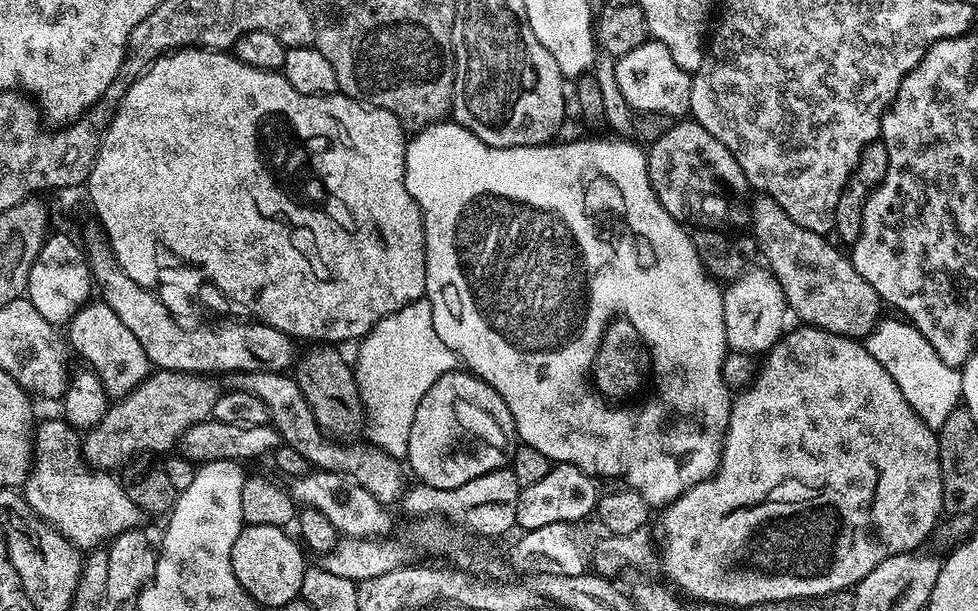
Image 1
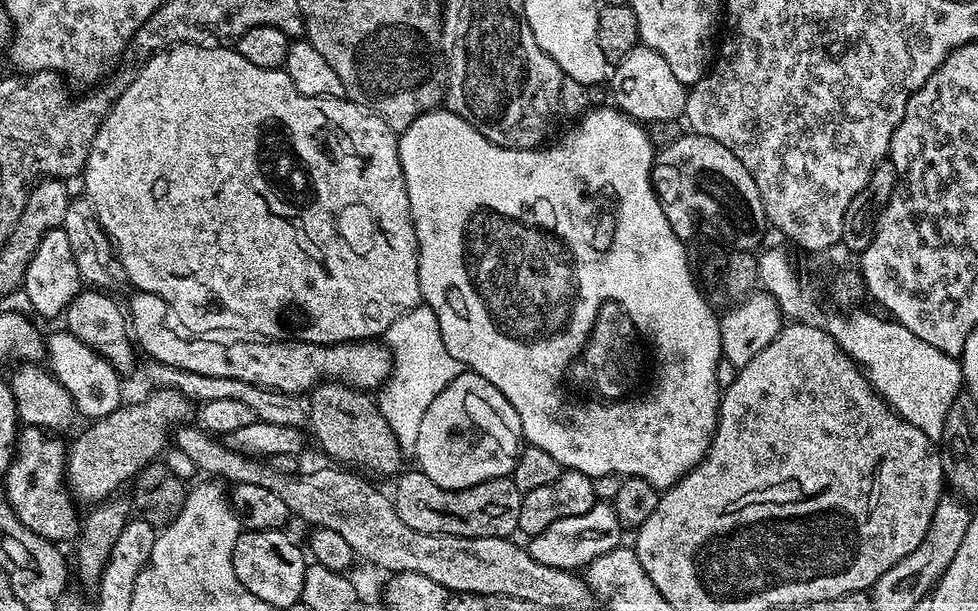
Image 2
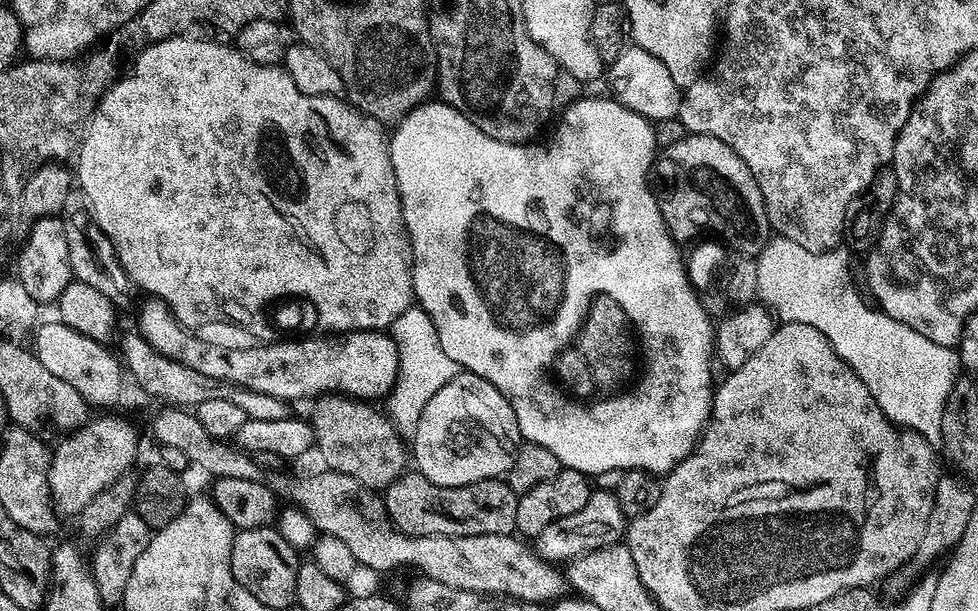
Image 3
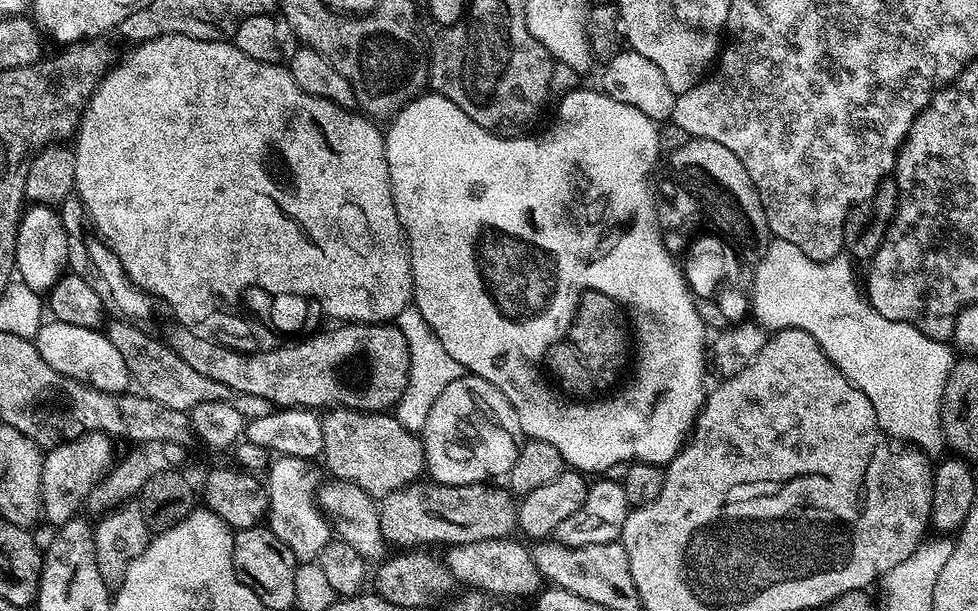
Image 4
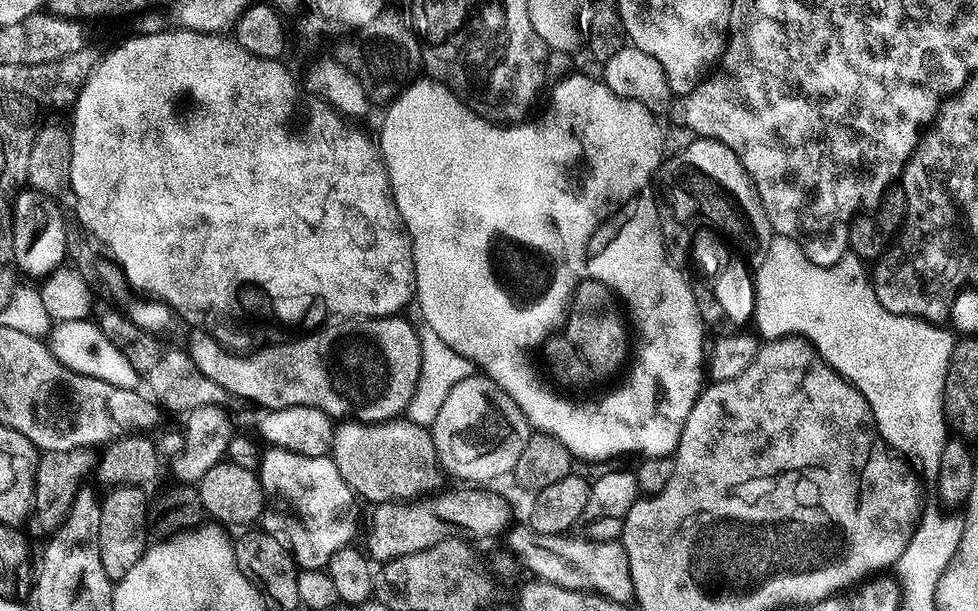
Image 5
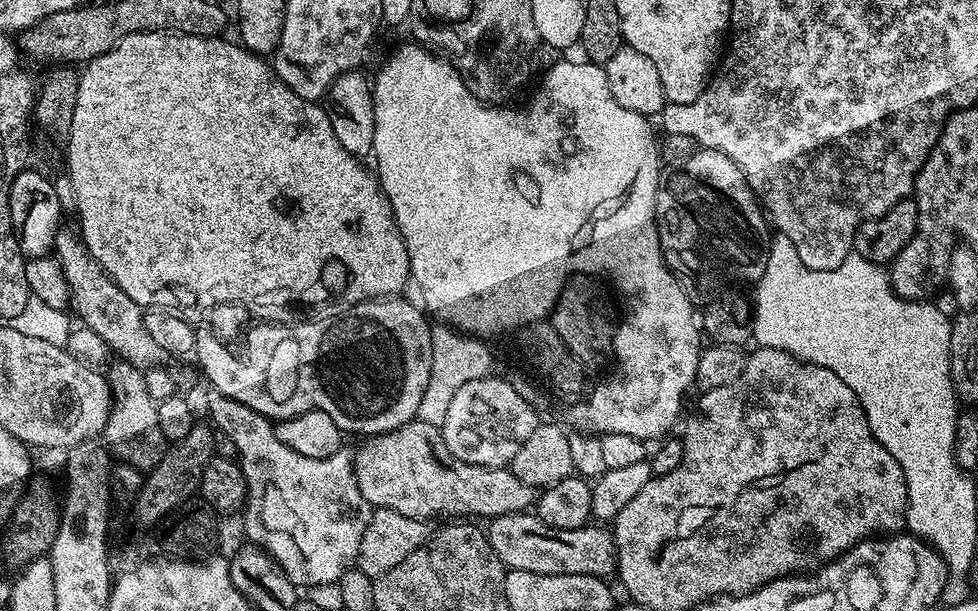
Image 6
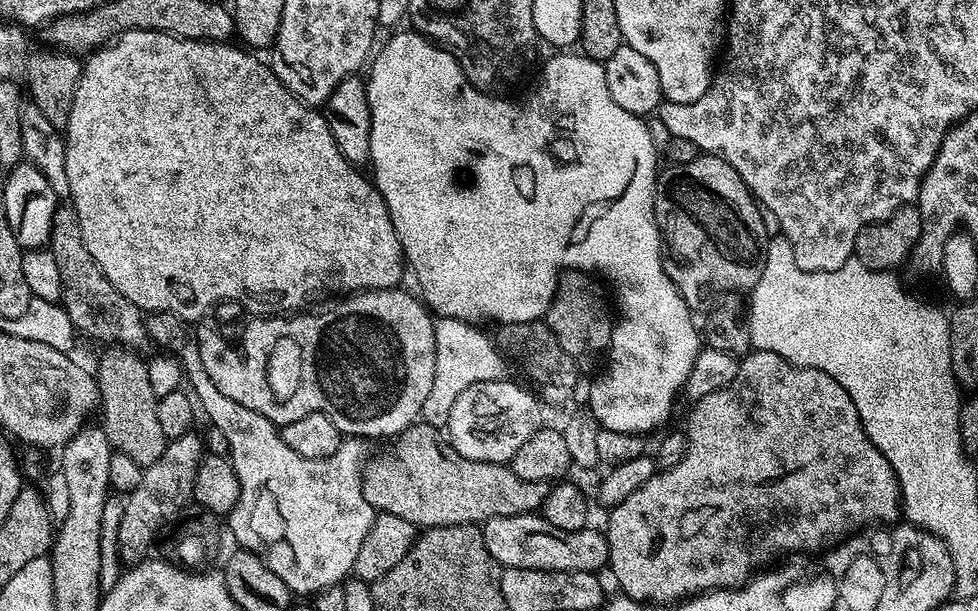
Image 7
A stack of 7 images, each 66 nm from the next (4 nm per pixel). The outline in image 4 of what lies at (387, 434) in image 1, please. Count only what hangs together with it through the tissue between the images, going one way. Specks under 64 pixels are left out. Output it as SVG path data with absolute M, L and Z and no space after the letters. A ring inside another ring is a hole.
M415 306L402 310L402 314L396 317L394 323L407 338L411 364L408 386L400 403L394 409L394 415L402 426L406 426L414 433L419 433L423 429L430 410L438 402L438 396L446 390L446 386L450 386L450 382L454 382L462 375L462 369L454 358L450 358L450 354L446 354L446 346L438 342L434 330L424 321L422 314Z

